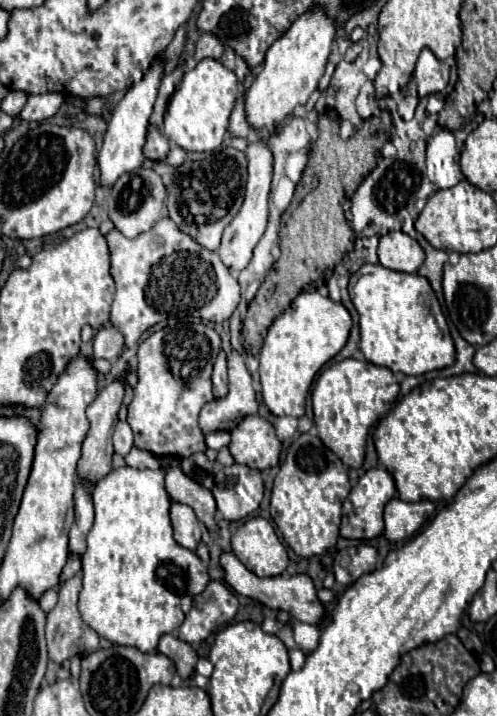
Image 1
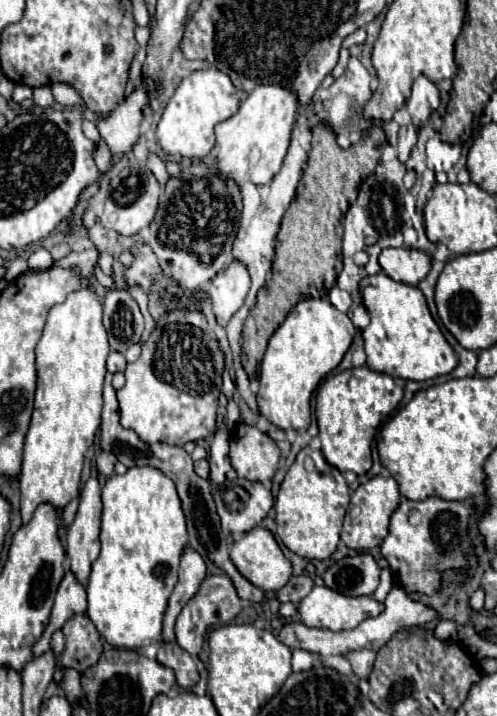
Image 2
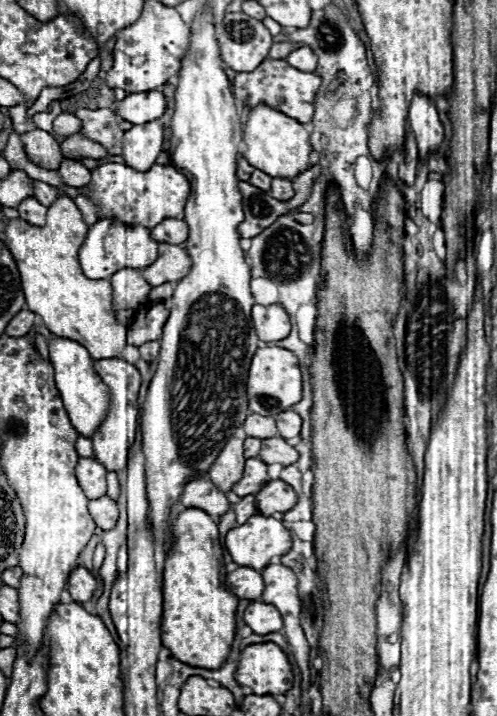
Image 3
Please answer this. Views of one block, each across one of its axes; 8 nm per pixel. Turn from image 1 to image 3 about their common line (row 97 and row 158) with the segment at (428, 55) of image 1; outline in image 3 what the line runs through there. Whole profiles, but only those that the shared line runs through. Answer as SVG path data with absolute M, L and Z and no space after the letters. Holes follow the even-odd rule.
M414 96L408 118L410 118L412 132L416 136L416 142L418 142L420 160L426 160L440 148L440 144L444 140L444 128L438 120L434 100L430 100L426 96Z

